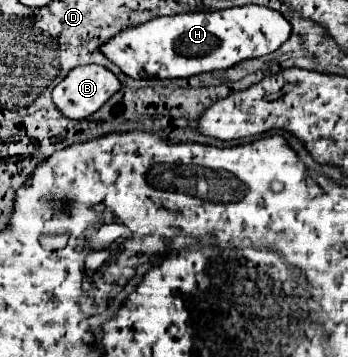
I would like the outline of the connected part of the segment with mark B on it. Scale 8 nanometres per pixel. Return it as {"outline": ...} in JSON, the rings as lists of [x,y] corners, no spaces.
{"outline":[[[102,65],[74,67],[52,91],[54,105],[70,119],[86,119],[96,113],[122,83]]]}

